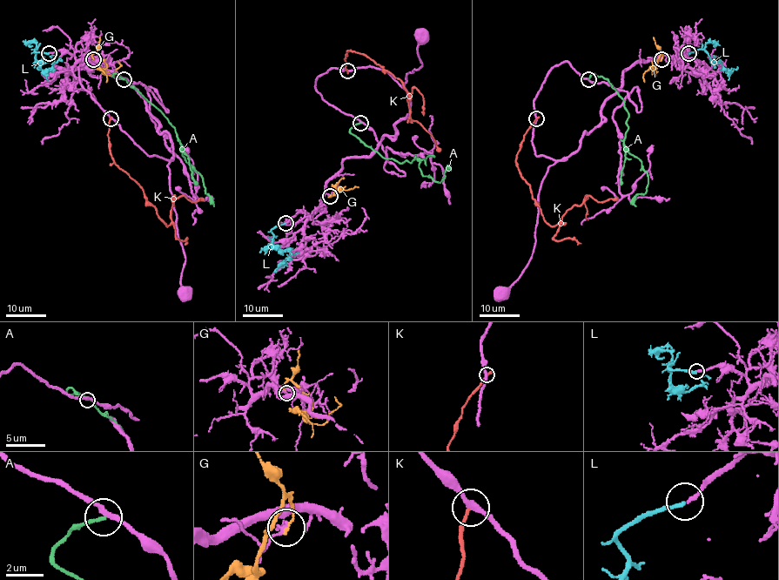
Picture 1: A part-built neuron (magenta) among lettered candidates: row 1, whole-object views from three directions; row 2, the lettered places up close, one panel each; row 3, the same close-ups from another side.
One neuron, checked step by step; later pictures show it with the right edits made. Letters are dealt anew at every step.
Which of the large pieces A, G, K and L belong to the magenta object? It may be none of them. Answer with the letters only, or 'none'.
L

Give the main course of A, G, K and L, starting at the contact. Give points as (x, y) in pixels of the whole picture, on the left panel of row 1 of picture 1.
A: (124, 79), (117, 74), (113, 76), (123, 77), (174, 128), (184, 159), (200, 175), (214, 205)
G: (93, 58), (92, 55), (96, 53), (106, 64), (104, 72), (110, 76), (120, 67), (117, 61)
K: (110, 118), (108, 135), (113, 161), (139, 185), (164, 224), (171, 223), (176, 198), (203, 199)
L: (48, 53), (35, 50), (36, 49), (37, 61), (53, 62), (47, 70), (39, 70), (39, 67)

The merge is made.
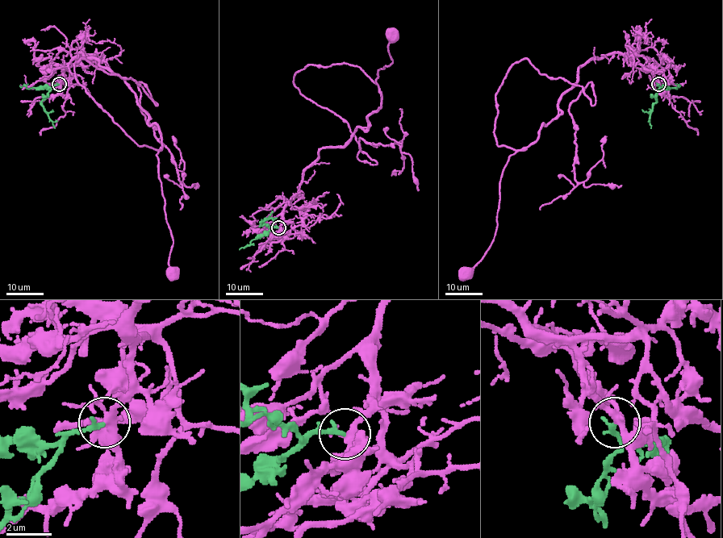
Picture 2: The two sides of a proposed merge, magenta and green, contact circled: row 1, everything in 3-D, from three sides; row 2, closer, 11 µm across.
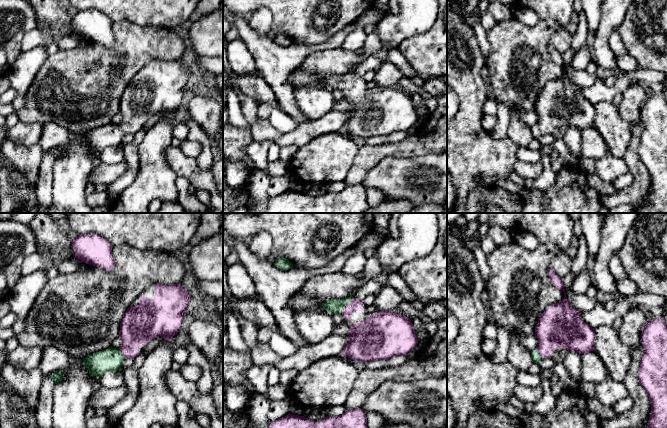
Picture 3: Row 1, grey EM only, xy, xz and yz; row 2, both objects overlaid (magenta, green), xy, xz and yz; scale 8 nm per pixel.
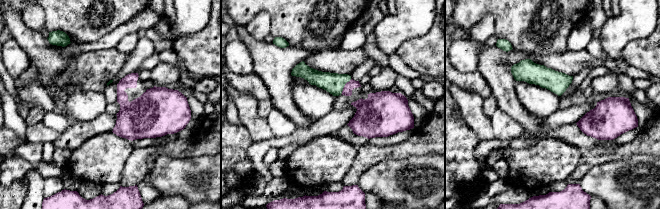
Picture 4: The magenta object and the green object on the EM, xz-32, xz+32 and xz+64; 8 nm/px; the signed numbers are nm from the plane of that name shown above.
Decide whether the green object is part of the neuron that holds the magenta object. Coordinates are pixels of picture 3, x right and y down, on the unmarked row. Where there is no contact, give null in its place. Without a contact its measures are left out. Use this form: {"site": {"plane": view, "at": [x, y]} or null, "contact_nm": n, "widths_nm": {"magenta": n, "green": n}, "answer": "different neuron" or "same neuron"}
{"site": {"plane": "xz", "at": [345, 82]}, "contact_nm": 160, "widths_nm": {"magenta": 100, "green": 130}, "answer": "same neuron"}

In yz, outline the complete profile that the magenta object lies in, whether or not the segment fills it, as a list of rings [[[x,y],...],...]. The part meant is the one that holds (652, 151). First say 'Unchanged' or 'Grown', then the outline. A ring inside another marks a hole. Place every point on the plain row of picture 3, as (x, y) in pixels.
Unchanged. [[[662,93],[647,98],[641,109],[644,129],[638,154],[649,172],[651,191],[646,205],[633,205],[632,213],[667,213],[667,102]]]

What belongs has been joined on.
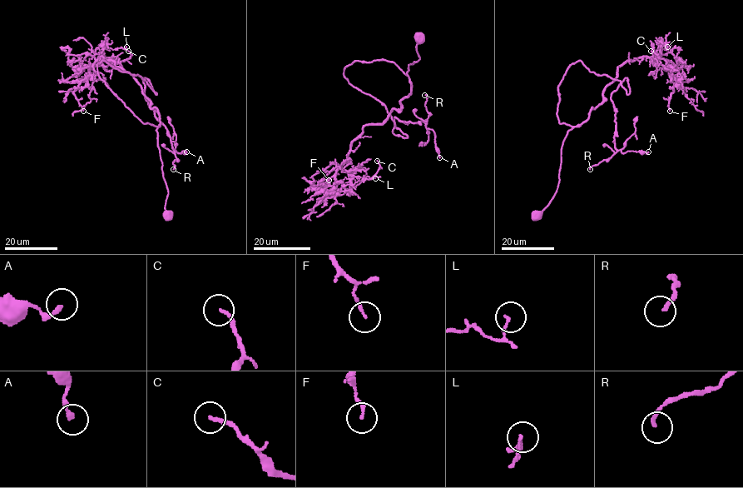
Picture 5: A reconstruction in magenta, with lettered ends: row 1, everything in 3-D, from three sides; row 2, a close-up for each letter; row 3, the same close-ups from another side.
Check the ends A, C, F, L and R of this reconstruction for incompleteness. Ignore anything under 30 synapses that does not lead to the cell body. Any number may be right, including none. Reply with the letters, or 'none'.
none

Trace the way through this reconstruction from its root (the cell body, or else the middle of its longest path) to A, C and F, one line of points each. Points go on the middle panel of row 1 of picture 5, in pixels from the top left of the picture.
A: (419, 37), (408, 76), (384, 60), (344, 75), (408, 136), (395, 135), (395, 117), (423, 121), (439, 157)
C: (419, 37), (410, 94), (381, 123), (363, 127), (336, 187), (370, 179), (377, 161)
F: (419, 37), (419, 58), (407, 72), (410, 94), (381, 123), (363, 127), (334, 183), (319, 184), (329, 180)

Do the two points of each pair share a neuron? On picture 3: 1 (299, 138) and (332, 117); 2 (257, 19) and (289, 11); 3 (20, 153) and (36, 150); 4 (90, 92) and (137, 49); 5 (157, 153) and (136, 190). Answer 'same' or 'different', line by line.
1: same
2: different
3: same
4: same
5: same

